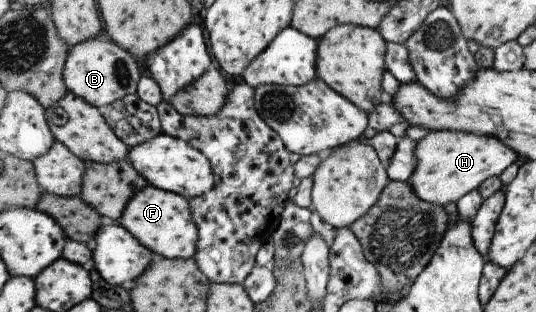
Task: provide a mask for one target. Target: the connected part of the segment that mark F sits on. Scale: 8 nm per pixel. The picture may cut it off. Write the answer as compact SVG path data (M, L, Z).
M150 185L132 193L119 216L119 225L155 257L165 259L192 259L195 251L196 229L192 222L187 199Z

